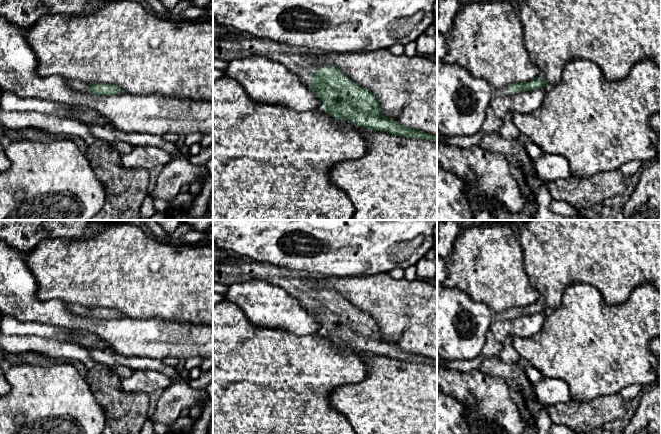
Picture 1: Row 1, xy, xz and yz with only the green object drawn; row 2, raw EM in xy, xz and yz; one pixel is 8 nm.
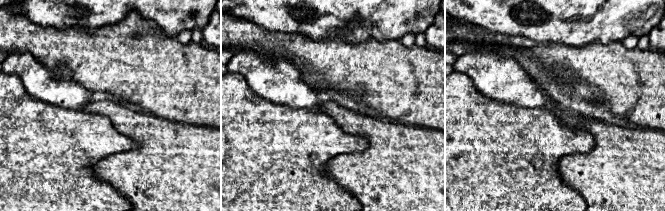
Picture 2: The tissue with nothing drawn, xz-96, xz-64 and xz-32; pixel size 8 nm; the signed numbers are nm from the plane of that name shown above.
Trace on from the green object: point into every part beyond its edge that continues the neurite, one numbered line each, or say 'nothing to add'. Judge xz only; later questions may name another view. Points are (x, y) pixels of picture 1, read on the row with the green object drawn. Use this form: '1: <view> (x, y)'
1: xz (299, 60)

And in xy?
1: xy (79, 86)

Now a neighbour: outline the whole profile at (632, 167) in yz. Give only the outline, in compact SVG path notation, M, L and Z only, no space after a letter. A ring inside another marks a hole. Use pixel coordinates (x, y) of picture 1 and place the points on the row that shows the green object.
M631 161L627 162L624 165L622 165L619 170L624 174L624 175L630 175L630 174L635 174L641 166L643 166L644 163L640 161Z

